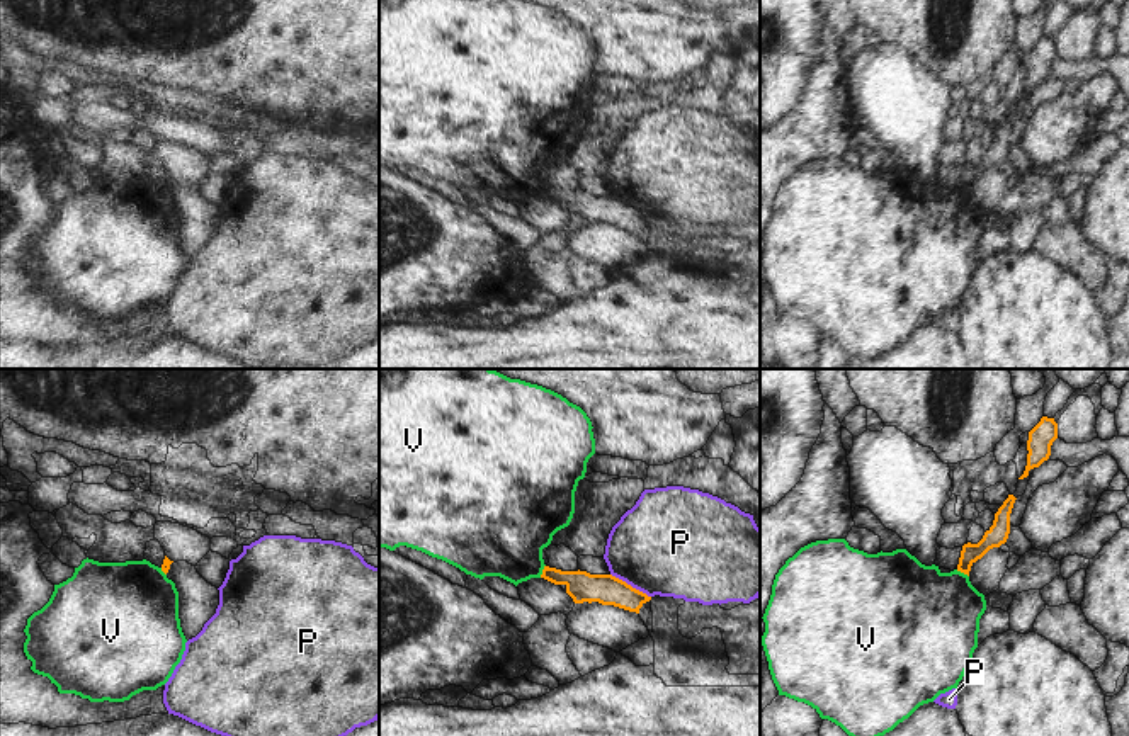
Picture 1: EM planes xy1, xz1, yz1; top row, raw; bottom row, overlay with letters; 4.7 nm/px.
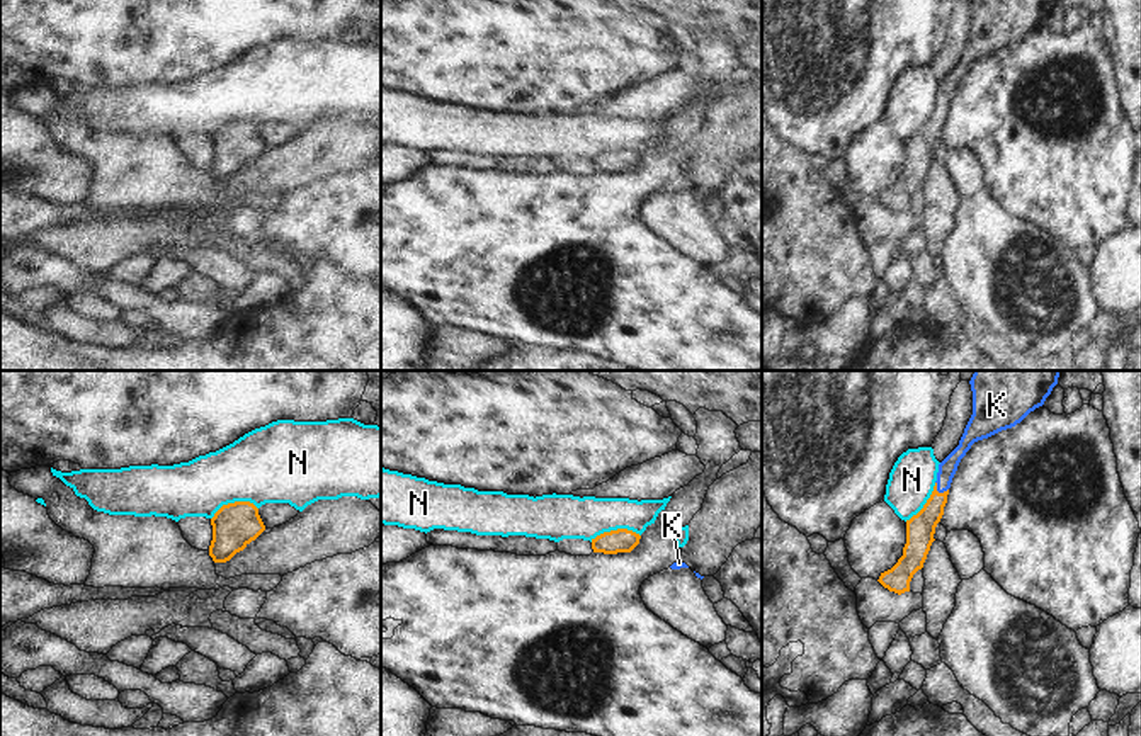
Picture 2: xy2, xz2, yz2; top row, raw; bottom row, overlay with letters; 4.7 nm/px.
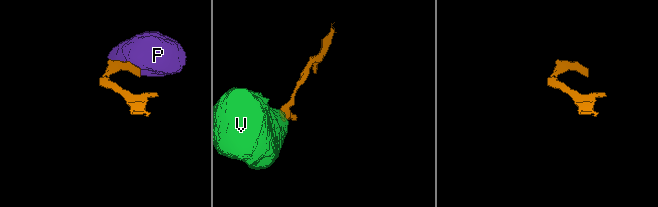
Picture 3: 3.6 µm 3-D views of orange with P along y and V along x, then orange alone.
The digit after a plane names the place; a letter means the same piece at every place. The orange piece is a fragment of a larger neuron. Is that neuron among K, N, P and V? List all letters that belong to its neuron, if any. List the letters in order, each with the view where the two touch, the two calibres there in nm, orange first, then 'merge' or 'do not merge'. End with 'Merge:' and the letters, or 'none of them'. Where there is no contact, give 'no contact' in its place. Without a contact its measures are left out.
K: yz2 | 140/90 nm | merge
N: xz2 | 110/200 nm | do not merge
P: xz1 | 140/460 nm | do not merge
V: xz1 | 140/380 nm | do not merge
Merge: K

